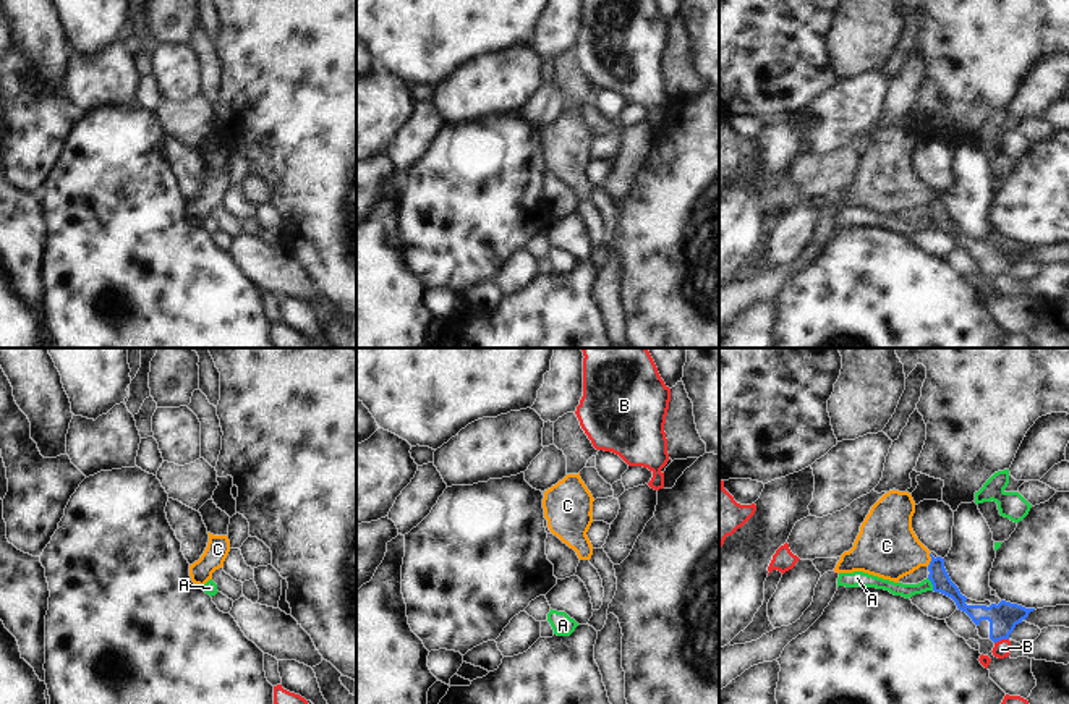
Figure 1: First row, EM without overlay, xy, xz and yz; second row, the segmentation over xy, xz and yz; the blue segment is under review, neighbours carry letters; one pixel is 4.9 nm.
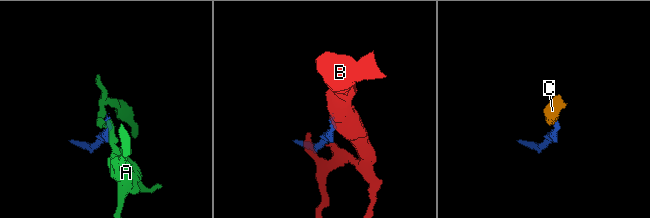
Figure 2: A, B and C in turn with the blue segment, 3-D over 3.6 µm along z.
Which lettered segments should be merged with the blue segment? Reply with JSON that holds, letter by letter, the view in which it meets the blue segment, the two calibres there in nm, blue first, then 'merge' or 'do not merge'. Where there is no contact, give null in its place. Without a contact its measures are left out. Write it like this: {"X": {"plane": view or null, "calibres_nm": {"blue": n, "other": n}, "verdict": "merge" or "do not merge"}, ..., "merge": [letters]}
{"A": {"plane": "yz", "calibres_nm": {"blue": 100, "other": 70}, "verdict": "do not merge"}, "B": {"plane": "yz", "calibres_nm": {"blue": 140, "other": 90}, "verdict": "do not merge"}, "C": {"plane": "yz", "calibres_nm": {"blue": 100, "other": 300}, "verdict": "merge"}, "merge": ["C"]}

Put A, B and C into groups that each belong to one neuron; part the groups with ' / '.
A / B / C

